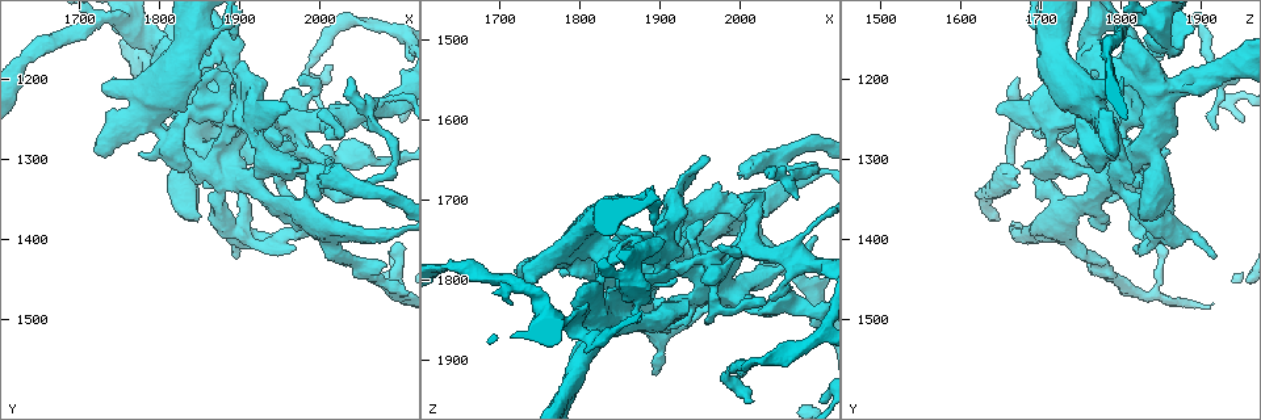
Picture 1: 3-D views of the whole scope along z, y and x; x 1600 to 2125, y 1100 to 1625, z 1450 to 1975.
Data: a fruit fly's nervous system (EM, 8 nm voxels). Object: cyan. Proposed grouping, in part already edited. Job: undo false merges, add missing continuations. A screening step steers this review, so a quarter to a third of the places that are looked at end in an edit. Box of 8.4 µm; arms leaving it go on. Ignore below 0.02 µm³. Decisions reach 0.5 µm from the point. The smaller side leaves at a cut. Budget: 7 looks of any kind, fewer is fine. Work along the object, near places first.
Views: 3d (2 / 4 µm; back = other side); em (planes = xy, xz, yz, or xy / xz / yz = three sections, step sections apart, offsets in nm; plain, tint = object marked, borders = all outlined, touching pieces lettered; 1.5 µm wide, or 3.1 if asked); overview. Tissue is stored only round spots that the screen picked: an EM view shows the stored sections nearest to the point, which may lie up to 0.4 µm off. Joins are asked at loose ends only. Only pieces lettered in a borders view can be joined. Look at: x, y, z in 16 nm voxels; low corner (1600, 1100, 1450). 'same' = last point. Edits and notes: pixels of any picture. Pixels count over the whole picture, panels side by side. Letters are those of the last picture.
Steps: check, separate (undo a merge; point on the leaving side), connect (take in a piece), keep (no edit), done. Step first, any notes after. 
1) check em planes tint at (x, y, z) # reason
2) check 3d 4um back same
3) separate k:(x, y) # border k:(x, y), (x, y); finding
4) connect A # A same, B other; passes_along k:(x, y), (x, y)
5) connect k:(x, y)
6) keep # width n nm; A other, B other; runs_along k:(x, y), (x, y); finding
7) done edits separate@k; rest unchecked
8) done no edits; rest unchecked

check em xz step 4 tint at (2085, 1395, 1670) # calibre changes

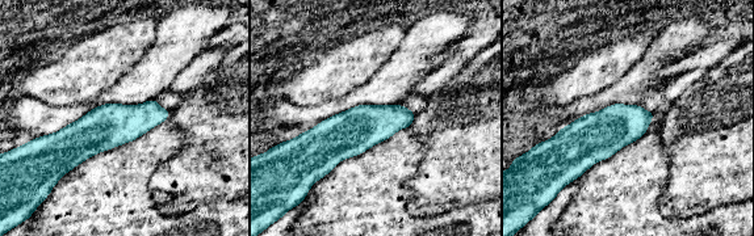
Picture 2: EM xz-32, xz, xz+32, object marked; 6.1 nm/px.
check em planes tint same # another direction

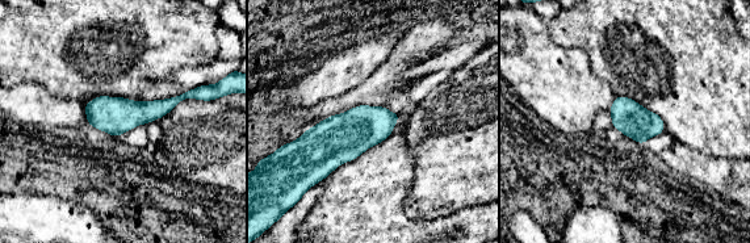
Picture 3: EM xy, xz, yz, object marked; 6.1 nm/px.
check em planes borders same

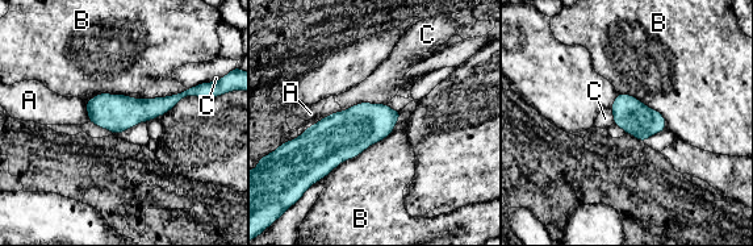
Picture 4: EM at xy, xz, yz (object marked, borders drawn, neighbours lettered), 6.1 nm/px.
keep # width 220 nm; A other, B other, C other; border 4:(387, 103), (356, 103), (342, 111); one neuron here

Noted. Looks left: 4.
check em planes borders at (2040, 1195, 1670) # long arm stops here

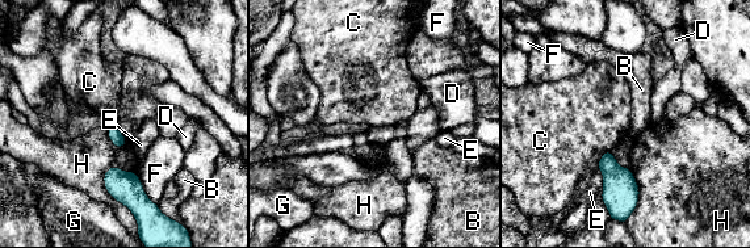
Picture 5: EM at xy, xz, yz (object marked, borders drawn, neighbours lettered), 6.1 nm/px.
keep # longest_contact H 320 nm; B other, C other, D other, E other, F other, G other, H other; border 5:(611, 150), (602, 155), (595, 167); no lettered piece goes on from it

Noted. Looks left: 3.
check 3d 2um back at (1985, 1190, 1920) # narrows sharply

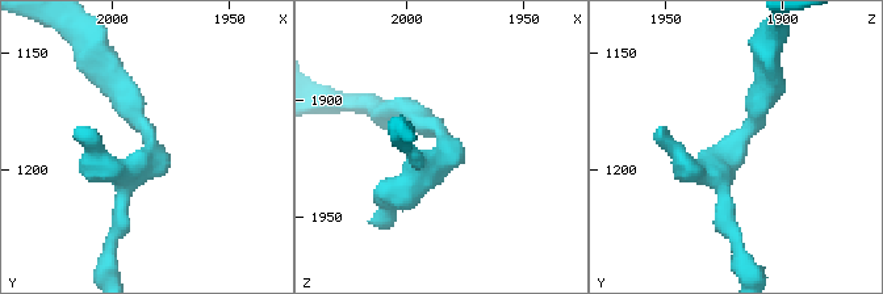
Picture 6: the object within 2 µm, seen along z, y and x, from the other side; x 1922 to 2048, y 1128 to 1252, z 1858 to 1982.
check em planes tint at (1983, 1189, 1921) # need the tissue

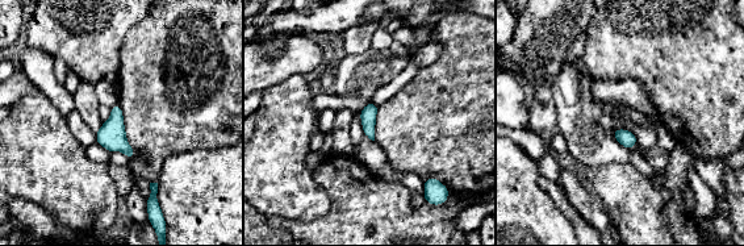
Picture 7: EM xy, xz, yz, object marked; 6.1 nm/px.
check em planes borders same

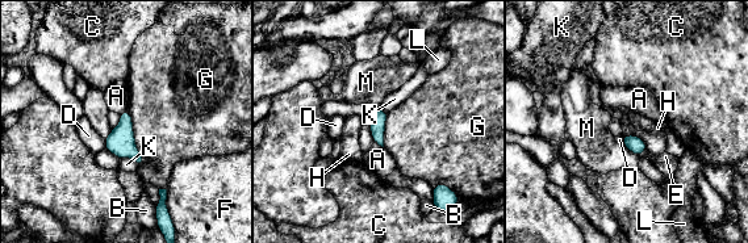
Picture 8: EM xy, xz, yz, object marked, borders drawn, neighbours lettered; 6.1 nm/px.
keep # A other, B other, C other, D other, E other, F other, G other, H other, K other, L other, M other; border 8:(128, 109), (143, 158), (138, 167); one neuron here

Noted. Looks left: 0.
done no edits; rest unchecked

